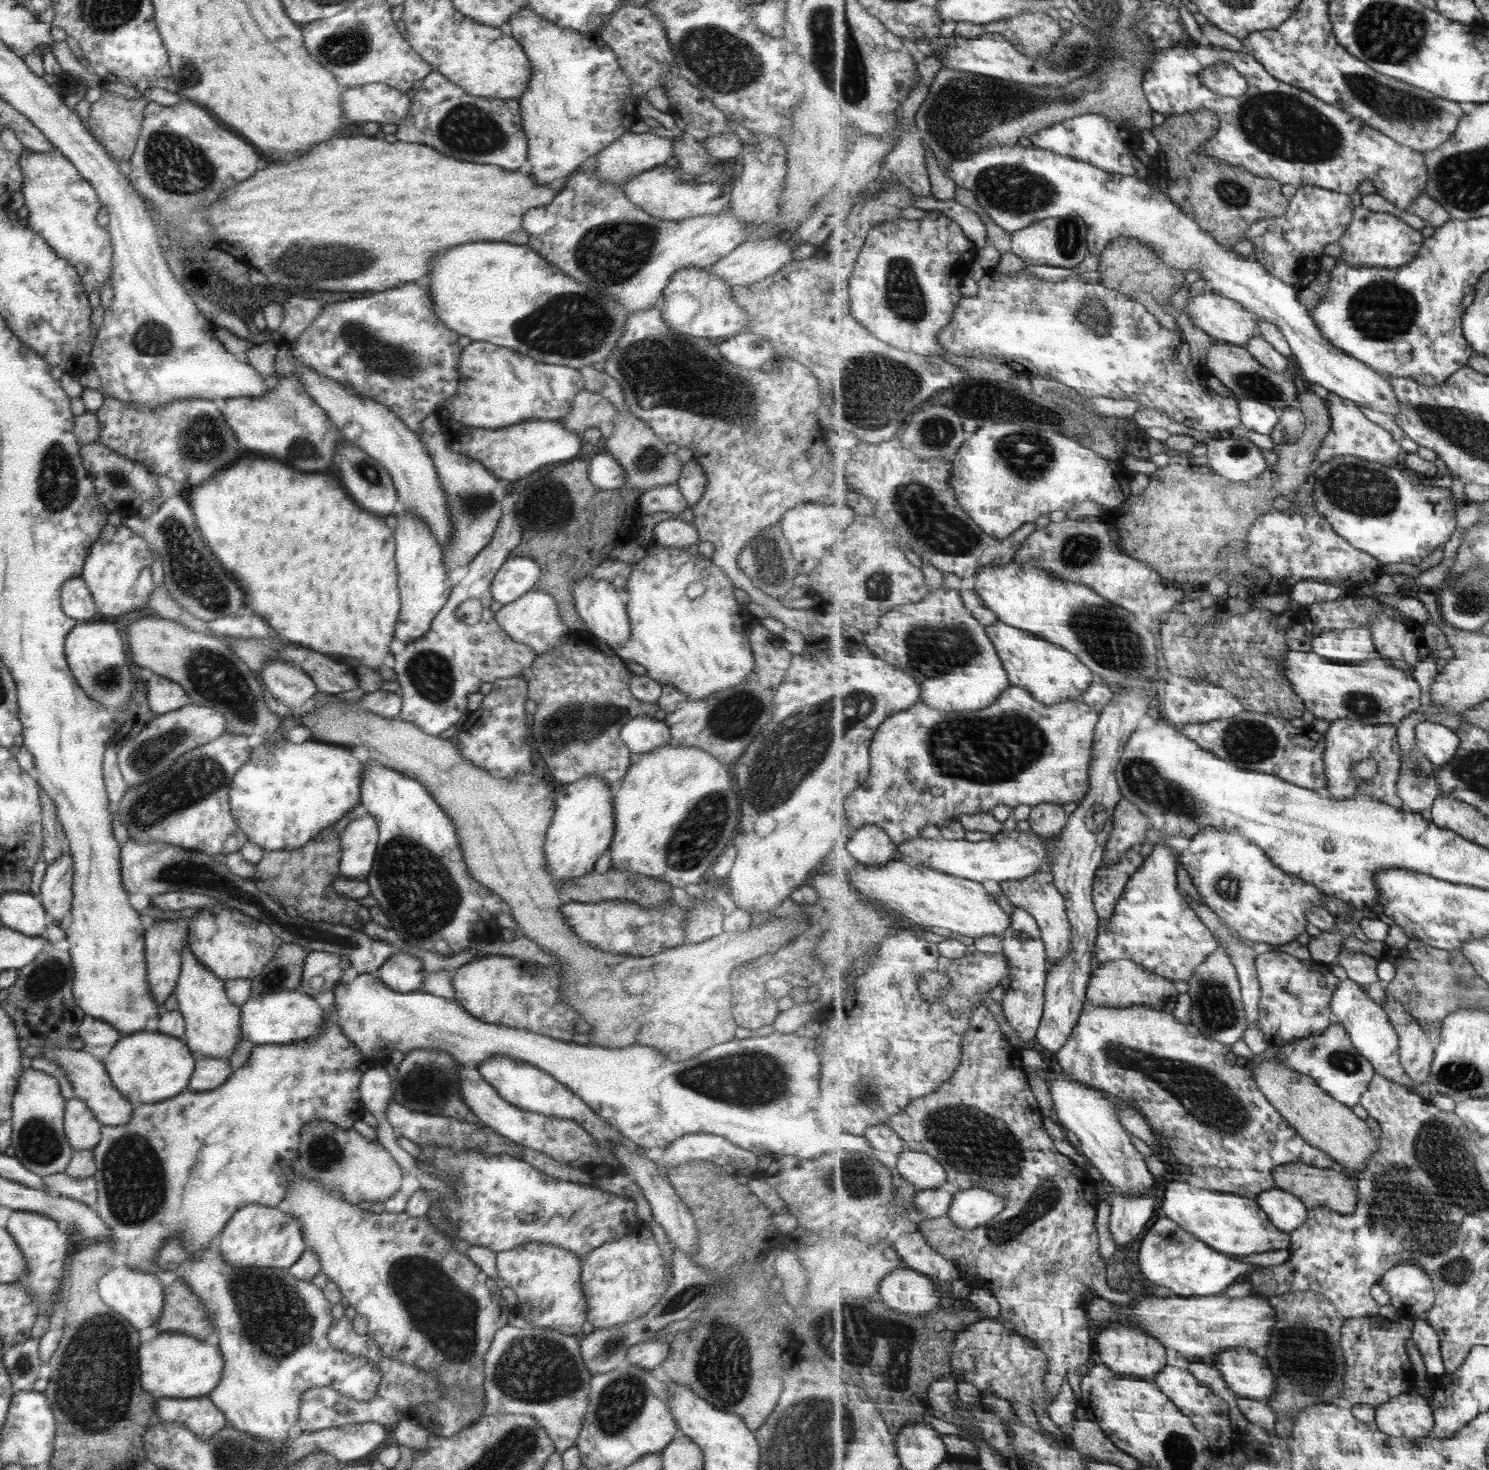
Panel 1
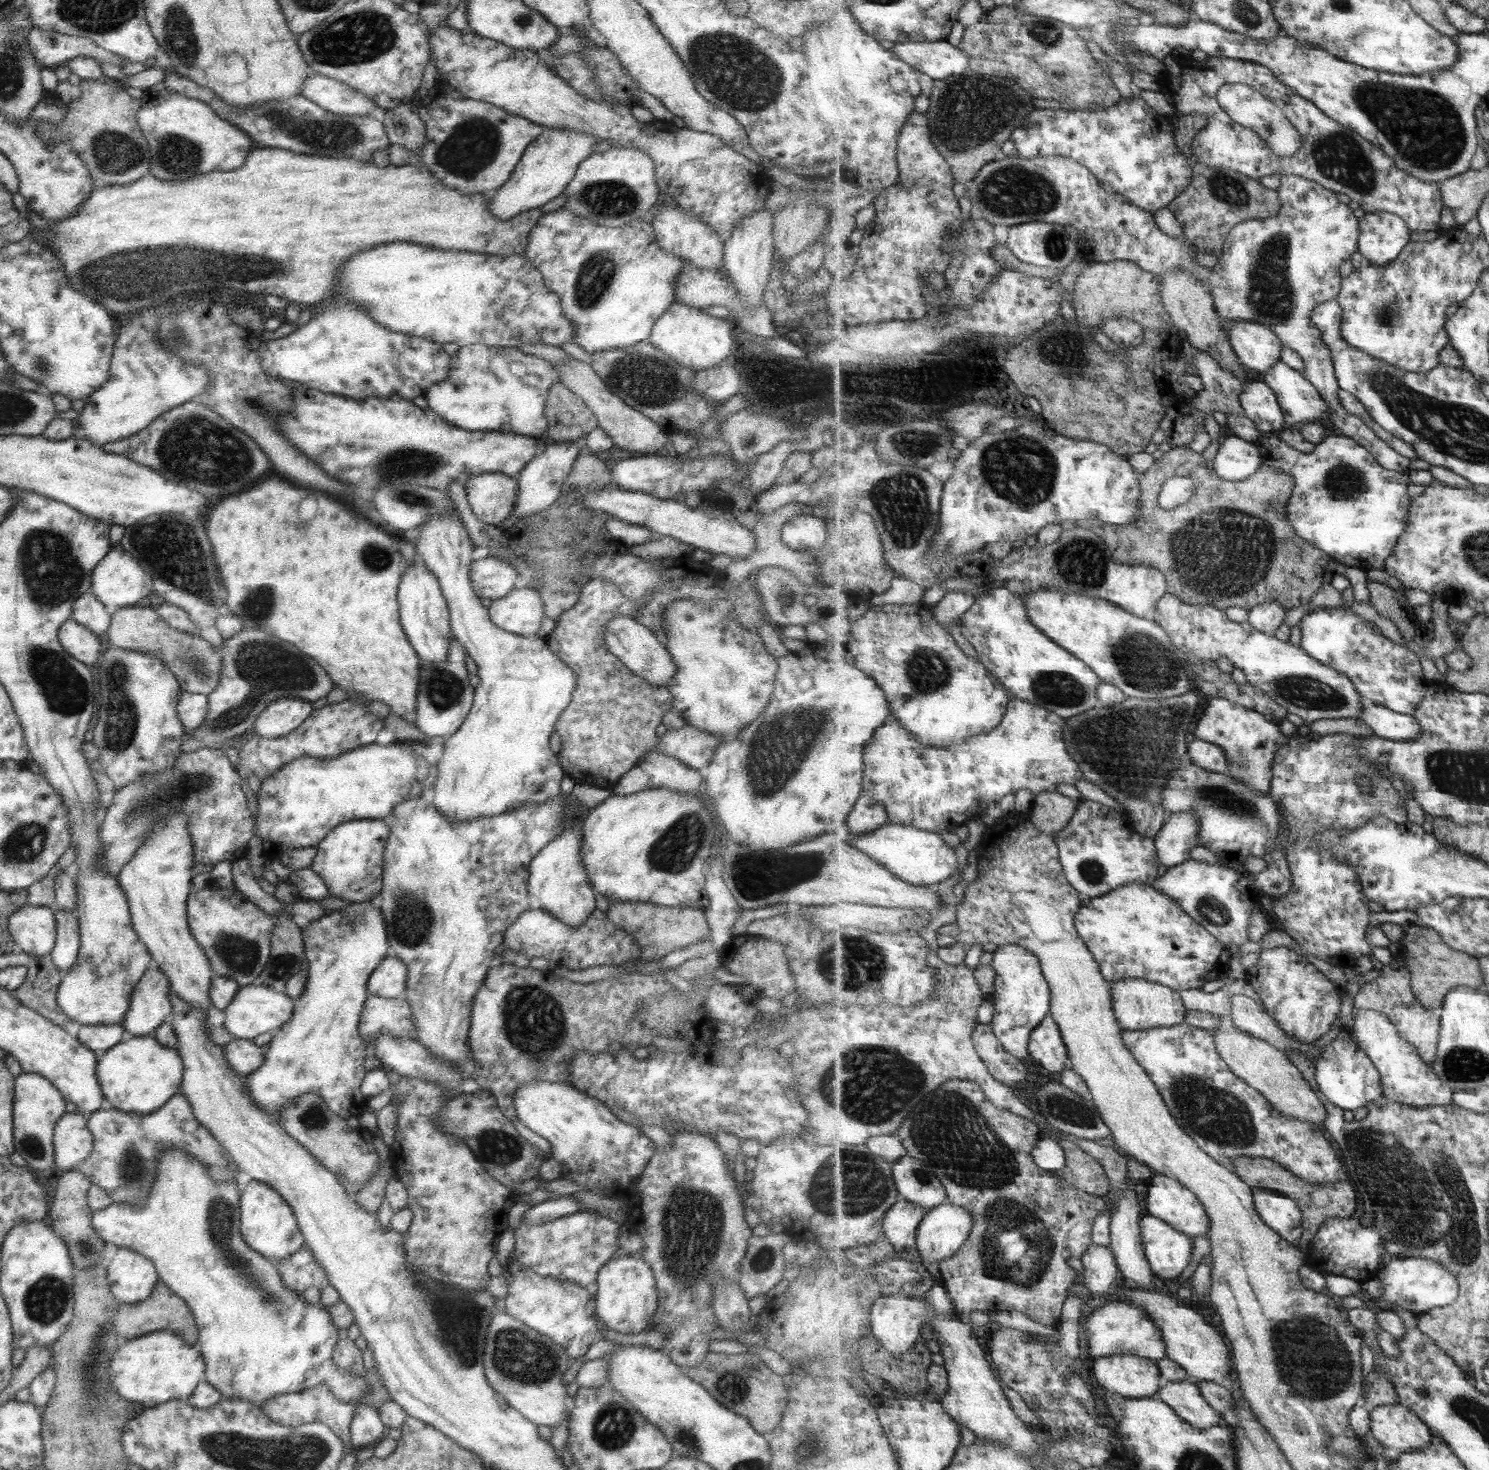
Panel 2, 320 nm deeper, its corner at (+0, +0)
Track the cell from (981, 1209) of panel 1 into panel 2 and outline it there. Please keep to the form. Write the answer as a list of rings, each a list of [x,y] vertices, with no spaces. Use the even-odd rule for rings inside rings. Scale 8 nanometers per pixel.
[[[946,1202],[939,1208],[932,1208],[924,1216],[916,1232],[917,1248],[922,1256],[922,1264],[924,1267],[937,1278],[941,1278],[942,1272],[940,1263],[953,1258],[959,1249],[970,1238],[971,1229],[974,1226],[974,1217],[962,1206]]]

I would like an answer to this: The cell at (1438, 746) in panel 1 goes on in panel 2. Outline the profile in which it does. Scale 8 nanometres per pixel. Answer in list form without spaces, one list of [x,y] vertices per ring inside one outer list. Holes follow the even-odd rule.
[[[1365,702],[1361,720],[1364,720],[1377,736],[1399,742],[1417,738],[1422,733],[1422,725],[1414,715],[1401,714],[1383,705]]]

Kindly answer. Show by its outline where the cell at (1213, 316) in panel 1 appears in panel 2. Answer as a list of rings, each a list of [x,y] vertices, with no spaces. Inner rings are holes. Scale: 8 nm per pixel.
[[[1238,320],[1230,326],[1230,342],[1243,366],[1265,376],[1282,362],[1283,344],[1279,335],[1258,321]]]

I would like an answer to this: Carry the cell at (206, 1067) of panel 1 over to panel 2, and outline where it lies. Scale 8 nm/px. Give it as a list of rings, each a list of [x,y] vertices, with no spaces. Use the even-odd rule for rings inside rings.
[[[233,1038],[223,1048],[224,1059],[240,1077],[253,1072],[263,1062],[264,1049],[250,1040]]]

